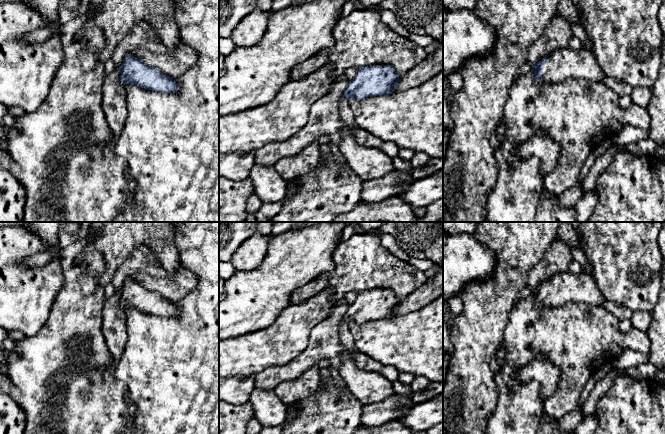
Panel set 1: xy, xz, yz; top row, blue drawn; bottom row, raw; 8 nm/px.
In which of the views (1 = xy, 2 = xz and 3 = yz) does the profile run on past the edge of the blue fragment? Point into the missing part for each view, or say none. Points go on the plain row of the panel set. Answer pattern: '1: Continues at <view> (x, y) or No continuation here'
1: No continuation here
2: Continues at xz (367, 387)
3: Continues at yz (564, 287)

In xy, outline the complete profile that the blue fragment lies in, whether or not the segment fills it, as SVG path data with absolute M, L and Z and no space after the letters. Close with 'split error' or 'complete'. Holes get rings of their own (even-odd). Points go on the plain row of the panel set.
M134 279L125 280L119 294L124 309L132 307L147 314L163 317L178 315L178 309L173 302L155 291L146 289Z; complete

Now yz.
M564 271L532 289L536 306L562 306L567 302L601 305L605 297L599 291L593 276L582 272Z; split error

